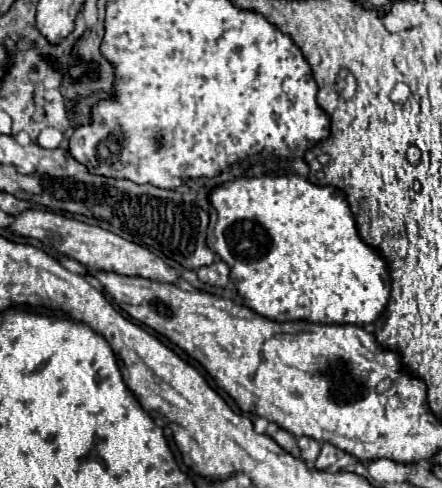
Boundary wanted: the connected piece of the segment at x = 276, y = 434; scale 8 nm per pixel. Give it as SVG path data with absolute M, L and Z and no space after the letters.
M270 426L270 430L268 430L268 434L284 448L284 450L288 450L288 454L292 454L292 456L300 456L300 448L296 446L296 438L292 436L292 434L288 434L286 430L282 430L282 428L278 428L278 426Z

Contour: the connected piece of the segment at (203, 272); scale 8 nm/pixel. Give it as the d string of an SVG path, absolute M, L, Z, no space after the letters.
M216 260L214 264L210 266L202 266L198 270L198 278L206 284L212 284L212 286L220 286L224 288L228 284L228 266L222 262L222 260Z

